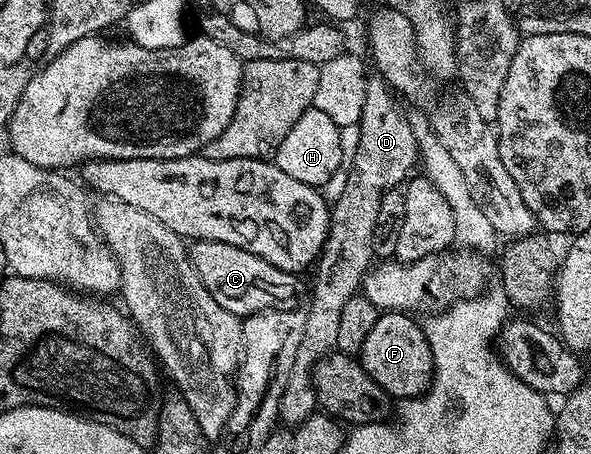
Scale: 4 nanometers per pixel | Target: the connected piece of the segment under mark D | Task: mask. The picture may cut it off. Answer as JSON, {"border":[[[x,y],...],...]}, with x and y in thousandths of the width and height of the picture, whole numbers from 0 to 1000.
{"border":[[[624,172],[614,247],[604,275],[607,313],[597,361],[569,445],[562,447],[557,518],[528,597],[530,659],[516,683],[519,714],[513,749],[499,797],[492,802],[486,846],[474,861],[475,921],[482,927],[477,932],[489,943],[509,936],[538,901],[536,866],[530,852],[530,804],[569,764],[580,670],[606,645],[618,606],[633,584],[631,522],[646,432],[687,399],[685,388],[709,348],[707,297],[702,300],[694,269],[667,218],[667,205],[648,172]]]}

